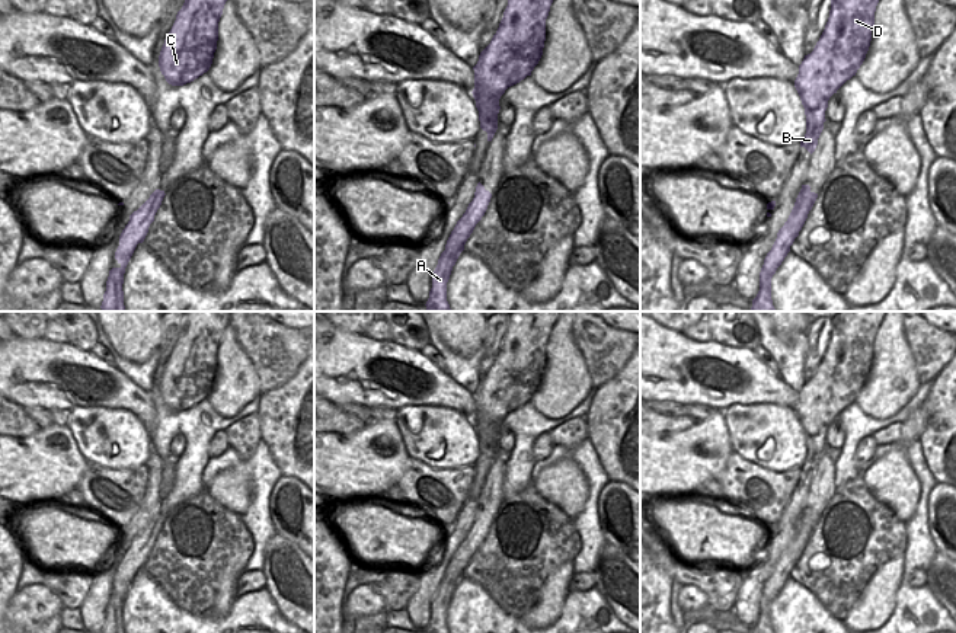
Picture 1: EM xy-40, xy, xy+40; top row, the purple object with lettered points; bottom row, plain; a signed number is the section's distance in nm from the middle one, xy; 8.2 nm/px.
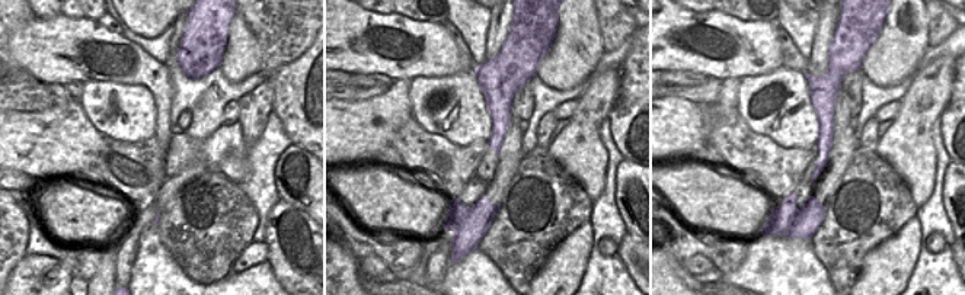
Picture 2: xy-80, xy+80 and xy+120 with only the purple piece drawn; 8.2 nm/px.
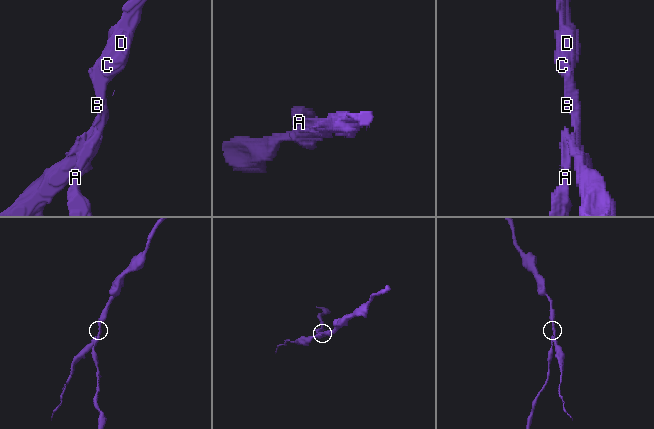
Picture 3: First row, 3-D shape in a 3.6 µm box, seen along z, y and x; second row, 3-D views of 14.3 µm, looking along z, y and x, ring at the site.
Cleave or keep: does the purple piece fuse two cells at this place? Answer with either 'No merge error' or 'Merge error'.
Merge error

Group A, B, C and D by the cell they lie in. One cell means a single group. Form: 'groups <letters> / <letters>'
groups A / B C D

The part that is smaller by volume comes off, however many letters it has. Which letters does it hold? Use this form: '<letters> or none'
A

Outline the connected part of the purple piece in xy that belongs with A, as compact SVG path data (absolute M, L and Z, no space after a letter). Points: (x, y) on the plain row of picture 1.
M439 582L438 591L432 600L432 614L426 633L450 633L447 627L447 608L450 605L453 589L450 584Z

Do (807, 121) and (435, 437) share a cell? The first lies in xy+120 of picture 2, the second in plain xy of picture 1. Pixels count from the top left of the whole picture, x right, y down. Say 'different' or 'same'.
same

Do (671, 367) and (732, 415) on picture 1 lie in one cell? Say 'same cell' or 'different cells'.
different cells

